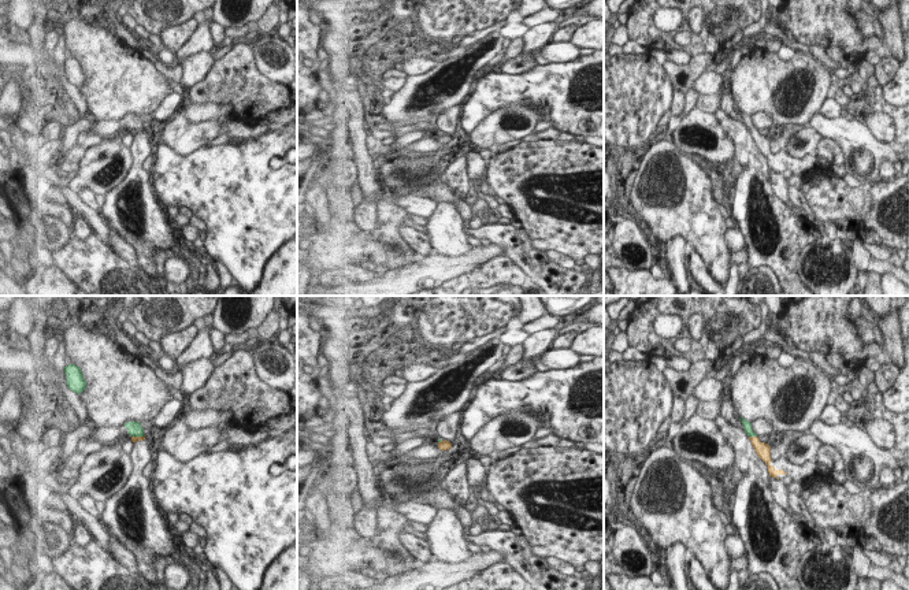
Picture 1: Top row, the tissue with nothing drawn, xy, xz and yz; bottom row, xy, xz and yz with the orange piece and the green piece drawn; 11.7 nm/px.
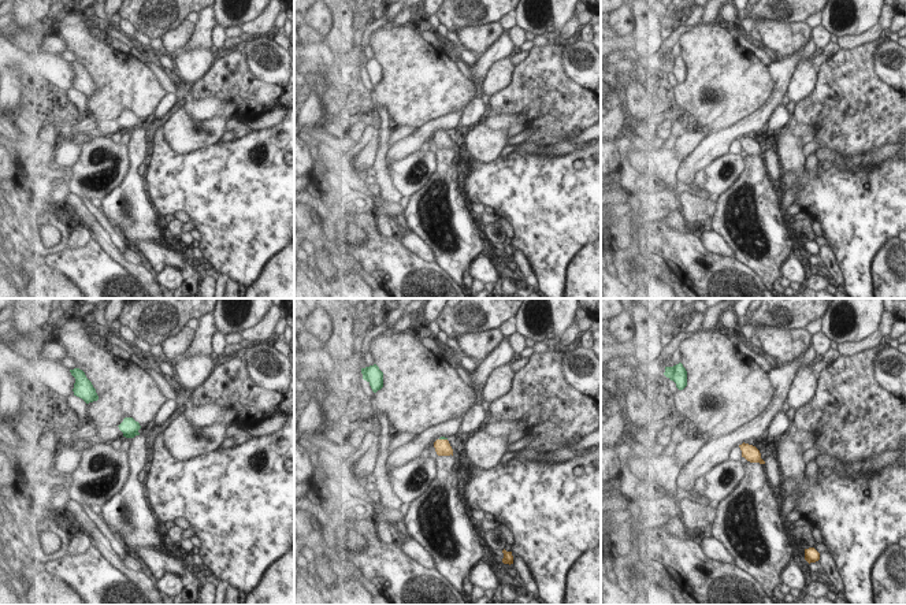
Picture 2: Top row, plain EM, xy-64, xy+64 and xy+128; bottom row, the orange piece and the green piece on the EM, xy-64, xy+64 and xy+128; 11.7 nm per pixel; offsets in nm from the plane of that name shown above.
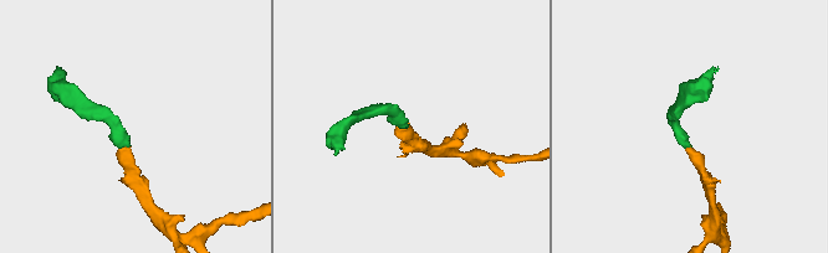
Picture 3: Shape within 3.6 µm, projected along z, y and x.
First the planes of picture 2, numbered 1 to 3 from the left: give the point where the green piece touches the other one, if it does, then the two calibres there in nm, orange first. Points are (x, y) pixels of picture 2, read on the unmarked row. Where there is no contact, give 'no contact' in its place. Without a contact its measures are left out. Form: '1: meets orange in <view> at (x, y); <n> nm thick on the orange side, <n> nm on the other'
1: no contact
2: meets orange in xy+64 at (444, 133); 190 nm thick on the orange side, 30 nm on the other
3: no contact

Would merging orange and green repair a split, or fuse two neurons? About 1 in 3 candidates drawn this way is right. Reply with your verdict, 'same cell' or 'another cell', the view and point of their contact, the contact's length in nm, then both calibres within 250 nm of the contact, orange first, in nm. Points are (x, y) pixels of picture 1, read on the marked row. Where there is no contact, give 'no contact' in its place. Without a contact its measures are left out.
same cell | yz (753, 437) | 100 nm | 170/100 nm

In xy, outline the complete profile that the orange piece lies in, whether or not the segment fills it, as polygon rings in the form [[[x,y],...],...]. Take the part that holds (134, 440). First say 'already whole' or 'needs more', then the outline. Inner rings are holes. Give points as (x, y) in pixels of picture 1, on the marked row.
needs more; [[[127,422],[125,427],[129,430],[127,434],[131,435],[131,441],[136,444],[137,441],[144,441],[145,434],[140,422]]]

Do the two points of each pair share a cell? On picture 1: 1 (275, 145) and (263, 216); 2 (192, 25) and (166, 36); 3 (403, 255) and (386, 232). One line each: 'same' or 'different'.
1: same
2: same
3: same

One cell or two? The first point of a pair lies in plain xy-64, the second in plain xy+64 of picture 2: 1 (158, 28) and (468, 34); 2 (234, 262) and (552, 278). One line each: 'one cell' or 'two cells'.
1: two cells
2: one cell

